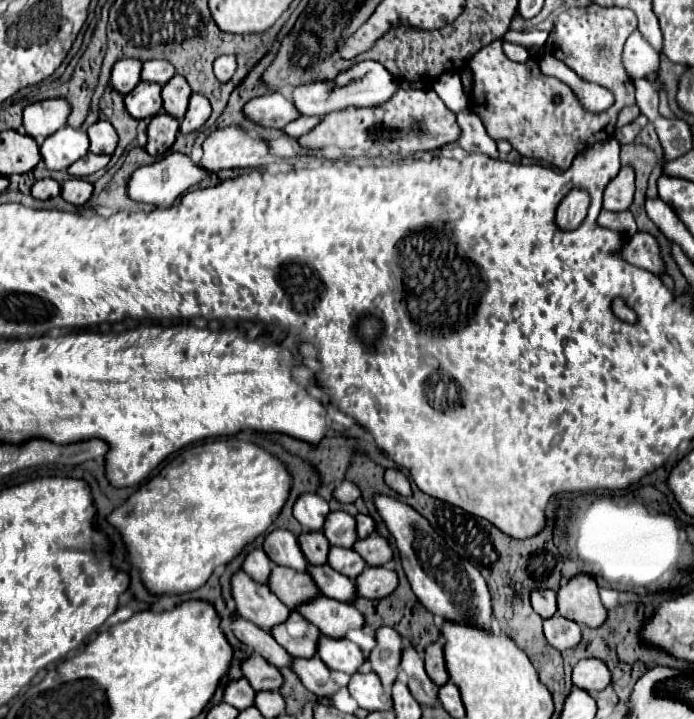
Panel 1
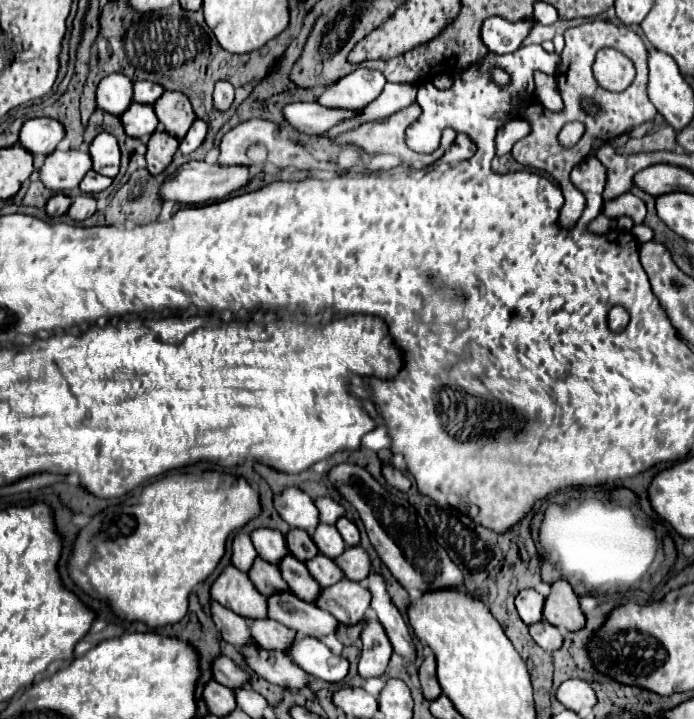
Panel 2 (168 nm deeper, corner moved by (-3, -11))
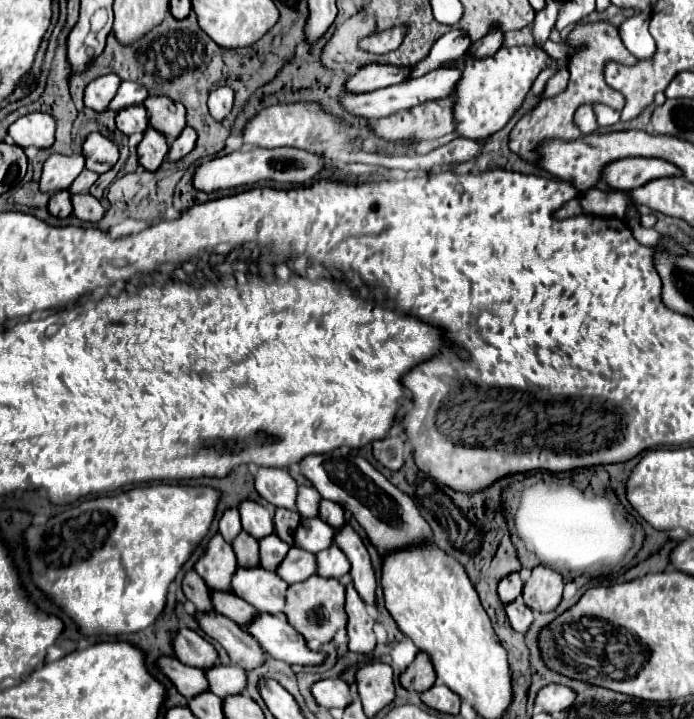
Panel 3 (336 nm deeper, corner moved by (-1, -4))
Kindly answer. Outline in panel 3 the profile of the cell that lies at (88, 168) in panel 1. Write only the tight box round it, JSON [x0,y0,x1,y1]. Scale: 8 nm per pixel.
[70,169,98,195]

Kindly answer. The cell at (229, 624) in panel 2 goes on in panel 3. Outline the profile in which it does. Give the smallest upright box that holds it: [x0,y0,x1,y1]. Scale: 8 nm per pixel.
[182,571,212,611]

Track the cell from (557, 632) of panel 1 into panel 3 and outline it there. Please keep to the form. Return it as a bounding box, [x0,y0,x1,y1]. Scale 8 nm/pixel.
[504,597,534,633]

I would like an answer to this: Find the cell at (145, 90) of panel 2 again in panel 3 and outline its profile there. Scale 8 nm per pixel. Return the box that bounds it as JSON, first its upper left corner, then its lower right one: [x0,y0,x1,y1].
[108,81,148,113]

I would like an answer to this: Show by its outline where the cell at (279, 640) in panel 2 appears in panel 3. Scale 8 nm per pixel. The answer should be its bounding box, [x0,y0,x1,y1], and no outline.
[212,591,258,625]

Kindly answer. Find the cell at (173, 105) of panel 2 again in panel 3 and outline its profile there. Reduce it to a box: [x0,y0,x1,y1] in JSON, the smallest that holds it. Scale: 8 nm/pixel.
[144,97,186,143]

